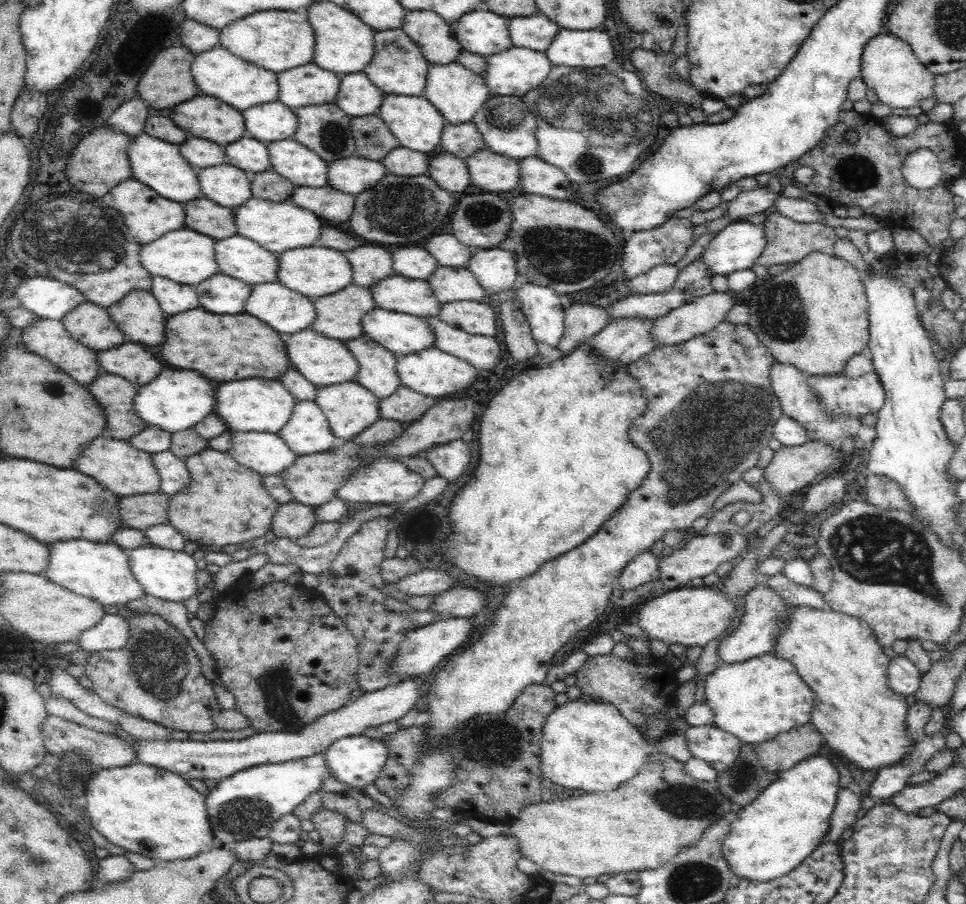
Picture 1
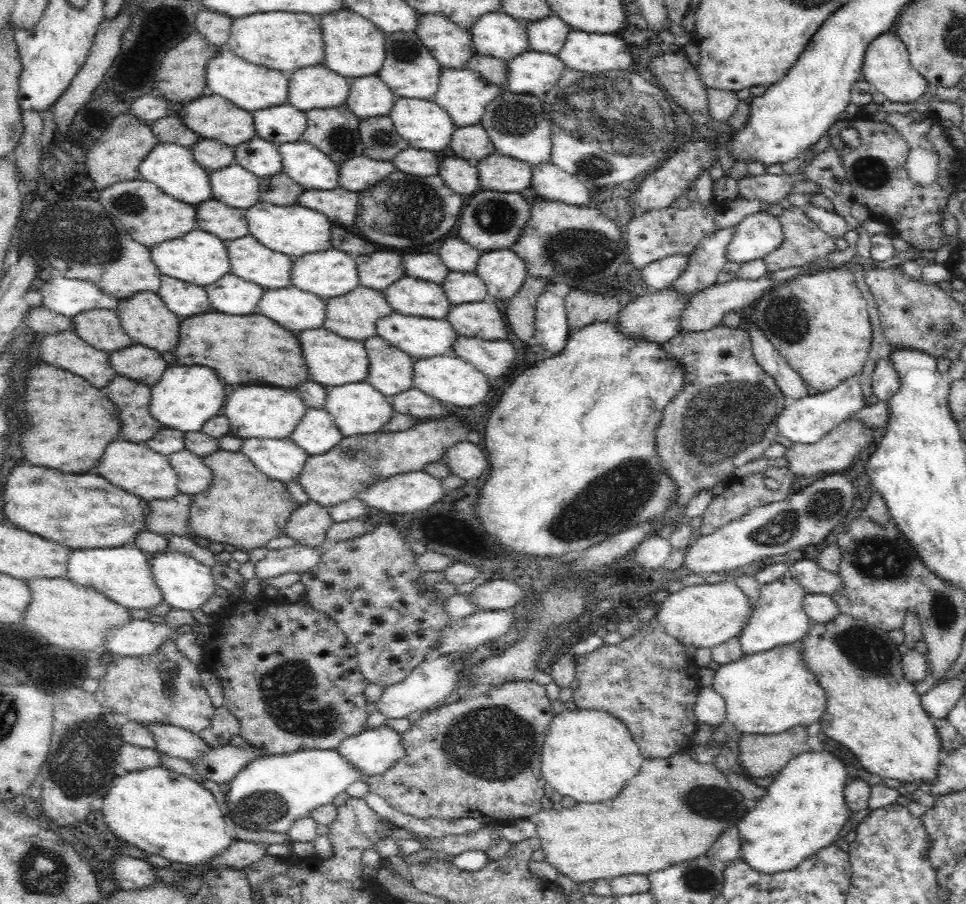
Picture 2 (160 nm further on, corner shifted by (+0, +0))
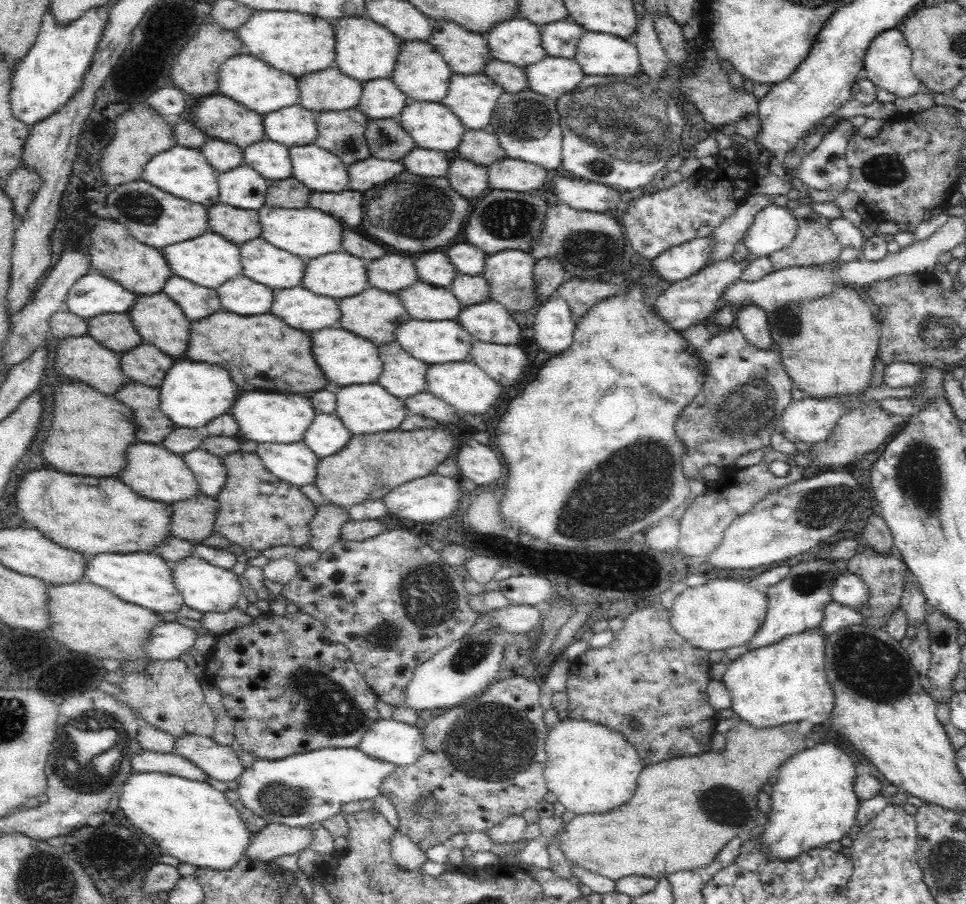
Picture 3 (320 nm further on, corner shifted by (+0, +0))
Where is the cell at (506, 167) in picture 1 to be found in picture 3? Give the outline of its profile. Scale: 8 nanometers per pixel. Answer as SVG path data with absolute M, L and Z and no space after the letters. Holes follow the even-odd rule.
M504 158L488 167L489 188L499 191L538 191L546 182L546 169L522 160Z

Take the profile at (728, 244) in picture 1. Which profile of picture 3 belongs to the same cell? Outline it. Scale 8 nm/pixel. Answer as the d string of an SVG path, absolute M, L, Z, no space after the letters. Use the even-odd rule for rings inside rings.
M772 203L756 213L743 241L749 254L768 257L771 252L786 248L796 233L797 218L792 209Z

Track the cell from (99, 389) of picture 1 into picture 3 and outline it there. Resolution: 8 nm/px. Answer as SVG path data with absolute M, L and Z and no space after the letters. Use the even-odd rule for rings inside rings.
M128 381L114 398L134 410L136 438L140 442L160 445L177 427L165 416L160 408L159 388Z

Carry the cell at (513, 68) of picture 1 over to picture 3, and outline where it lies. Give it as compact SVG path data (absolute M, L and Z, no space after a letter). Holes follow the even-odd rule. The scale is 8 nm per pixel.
M546 56L524 69L527 88L551 99L572 92L586 76L574 58Z

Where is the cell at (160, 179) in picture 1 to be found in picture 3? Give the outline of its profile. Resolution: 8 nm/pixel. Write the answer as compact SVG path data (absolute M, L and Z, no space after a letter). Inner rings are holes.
M177 144L151 157L143 166L141 179L168 192L169 195L201 204L209 209L212 205L220 203L218 175L202 154L201 149L186 148Z

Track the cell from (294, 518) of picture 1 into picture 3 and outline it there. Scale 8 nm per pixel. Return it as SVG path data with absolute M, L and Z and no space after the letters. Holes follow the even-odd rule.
M325 502L317 508L313 519L309 521L310 534L307 546L321 553L326 552L341 539L340 531L350 521L352 520L347 508Z

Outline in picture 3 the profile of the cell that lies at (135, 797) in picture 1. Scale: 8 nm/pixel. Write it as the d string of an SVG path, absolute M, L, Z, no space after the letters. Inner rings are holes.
M133 772L125 780L119 797L120 808L132 826L150 836L162 850L166 850L166 854L172 854L180 862L194 865L199 869L232 870L246 857L246 852L254 840L254 834L248 831L238 810L230 804L223 792L208 782L188 780L171 773Z

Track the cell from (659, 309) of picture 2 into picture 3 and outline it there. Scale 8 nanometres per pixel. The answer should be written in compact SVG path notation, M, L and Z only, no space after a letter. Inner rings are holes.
M746 254L741 259L734 260L732 256L724 260L716 260L712 264L707 264L700 272L689 276L688 278L672 283L670 287L656 298L656 303L652 306L654 314L664 319L669 327L674 331L681 332L690 328L692 325L698 325L710 321L710 317L716 308L716 302L724 294L724 291L740 281L742 271L756 257L752 254Z

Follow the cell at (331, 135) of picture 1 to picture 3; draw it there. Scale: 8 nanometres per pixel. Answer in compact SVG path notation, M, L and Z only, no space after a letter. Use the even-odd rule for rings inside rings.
M357 108L319 113L315 121L318 129L315 143L333 152L347 167L371 156L365 137L370 118Z

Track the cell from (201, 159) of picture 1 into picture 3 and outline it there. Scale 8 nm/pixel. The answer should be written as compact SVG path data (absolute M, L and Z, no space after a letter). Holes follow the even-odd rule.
M208 138L206 144L200 149L218 174L244 165L243 149L225 140Z

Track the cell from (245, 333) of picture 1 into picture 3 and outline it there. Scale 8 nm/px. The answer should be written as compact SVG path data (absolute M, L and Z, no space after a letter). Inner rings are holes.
M216 312L204 320L192 322L188 360L210 362L226 368L242 390L260 388L260 392L312 394L334 387L318 368L312 342L306 332L288 328L272 314L236 316L232 312Z

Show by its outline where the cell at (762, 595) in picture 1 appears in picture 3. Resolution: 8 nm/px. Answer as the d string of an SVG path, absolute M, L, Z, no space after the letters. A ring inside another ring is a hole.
M831 558L812 559L792 566L784 580L768 588L765 594L768 597L765 621L754 633L748 648L768 647L800 632L811 631L821 626L826 605L834 601L831 595L832 583L838 575L844 573L848 573L846 562Z

